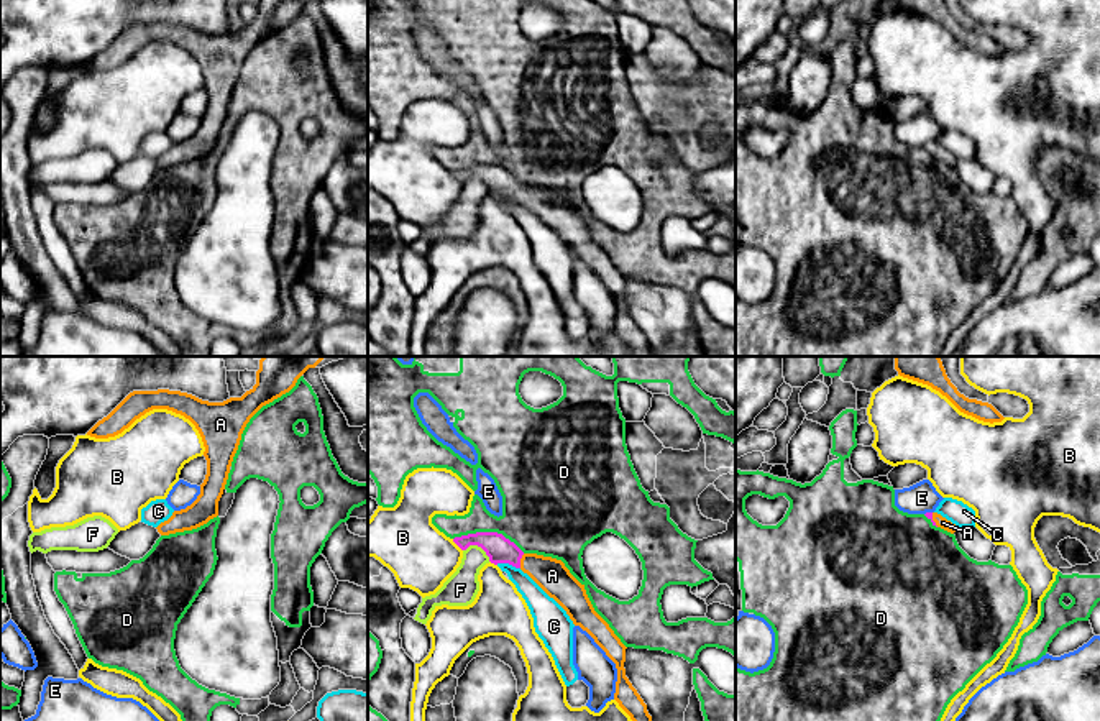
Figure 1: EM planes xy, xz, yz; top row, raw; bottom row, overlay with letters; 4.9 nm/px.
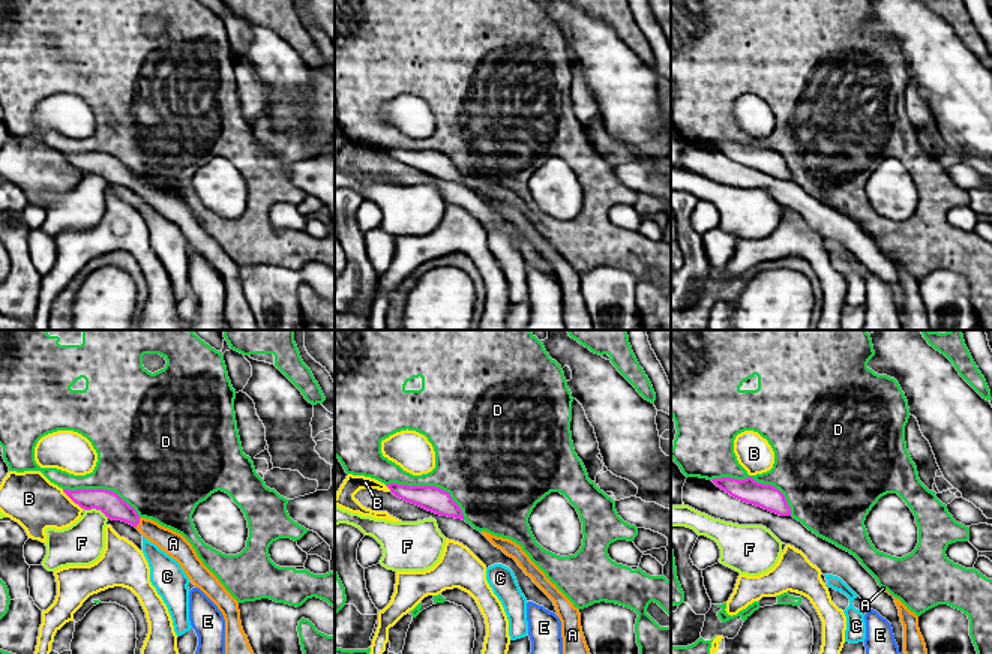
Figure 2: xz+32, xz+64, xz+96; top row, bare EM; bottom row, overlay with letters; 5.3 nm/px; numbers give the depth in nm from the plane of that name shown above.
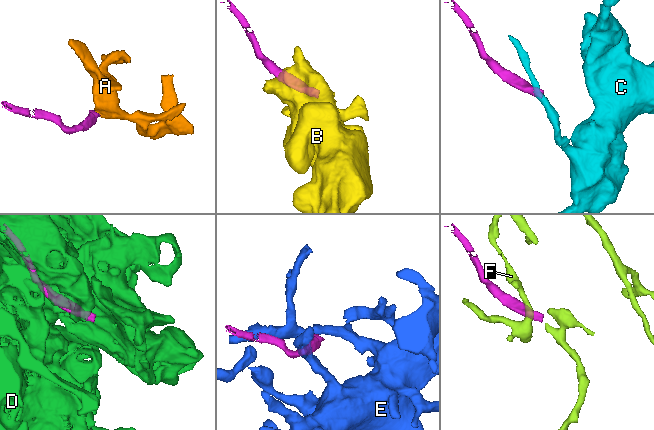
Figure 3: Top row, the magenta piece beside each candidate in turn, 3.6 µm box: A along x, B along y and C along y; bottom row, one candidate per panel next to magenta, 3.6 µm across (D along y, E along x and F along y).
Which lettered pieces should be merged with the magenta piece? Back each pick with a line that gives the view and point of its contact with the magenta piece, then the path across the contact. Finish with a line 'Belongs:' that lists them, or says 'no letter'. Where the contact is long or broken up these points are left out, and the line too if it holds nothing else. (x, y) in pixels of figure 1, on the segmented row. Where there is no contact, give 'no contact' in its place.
A: meets magenta in xz at (519, 560); runs through xz (499, 549), (519, 560), (552, 575)
Belongs: A

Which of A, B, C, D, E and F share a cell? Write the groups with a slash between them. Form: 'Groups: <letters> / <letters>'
Groups: A / B / C / D / E / F

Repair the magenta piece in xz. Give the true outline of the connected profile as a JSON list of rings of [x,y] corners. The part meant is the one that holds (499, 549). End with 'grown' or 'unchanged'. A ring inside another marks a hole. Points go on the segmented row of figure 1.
[[[476,532],[455,537],[453,542],[466,550],[470,545],[481,547],[489,562],[509,563],[527,573],[550,598],[553,598],[570,616],[575,626],[586,631],[594,642],[616,664],[617,682],[614,700],[632,721],[652,721],[647,705],[626,677],[626,645],[609,624],[594,611],[584,585],[581,585],[561,560],[537,553],[524,553],[514,542],[497,532]]] | grown

